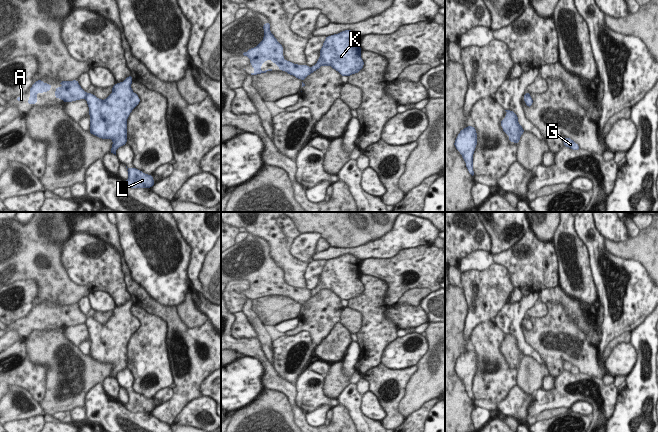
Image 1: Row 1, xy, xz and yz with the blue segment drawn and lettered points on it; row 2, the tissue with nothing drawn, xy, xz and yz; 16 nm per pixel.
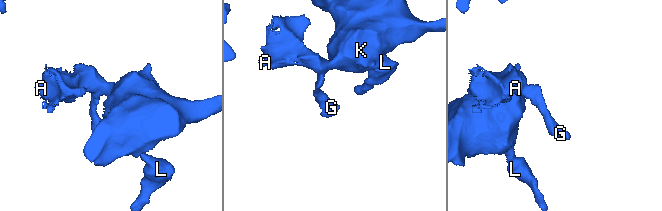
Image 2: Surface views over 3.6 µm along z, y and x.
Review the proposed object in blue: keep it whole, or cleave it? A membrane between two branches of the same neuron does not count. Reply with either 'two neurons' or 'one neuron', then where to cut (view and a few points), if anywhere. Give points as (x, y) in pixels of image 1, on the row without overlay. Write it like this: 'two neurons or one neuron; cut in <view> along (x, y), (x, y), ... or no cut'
two neurons; cut in xy along (87, 317), (85, 322)

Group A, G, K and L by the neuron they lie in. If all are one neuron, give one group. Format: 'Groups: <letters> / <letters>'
Groups: A / G K L

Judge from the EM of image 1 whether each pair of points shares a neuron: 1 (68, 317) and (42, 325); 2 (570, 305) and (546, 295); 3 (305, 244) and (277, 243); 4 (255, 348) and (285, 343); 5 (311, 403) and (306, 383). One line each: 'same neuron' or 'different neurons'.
1: same neuron
2: same neuron
3: different neurons
4: different neurons
5: same neuron

